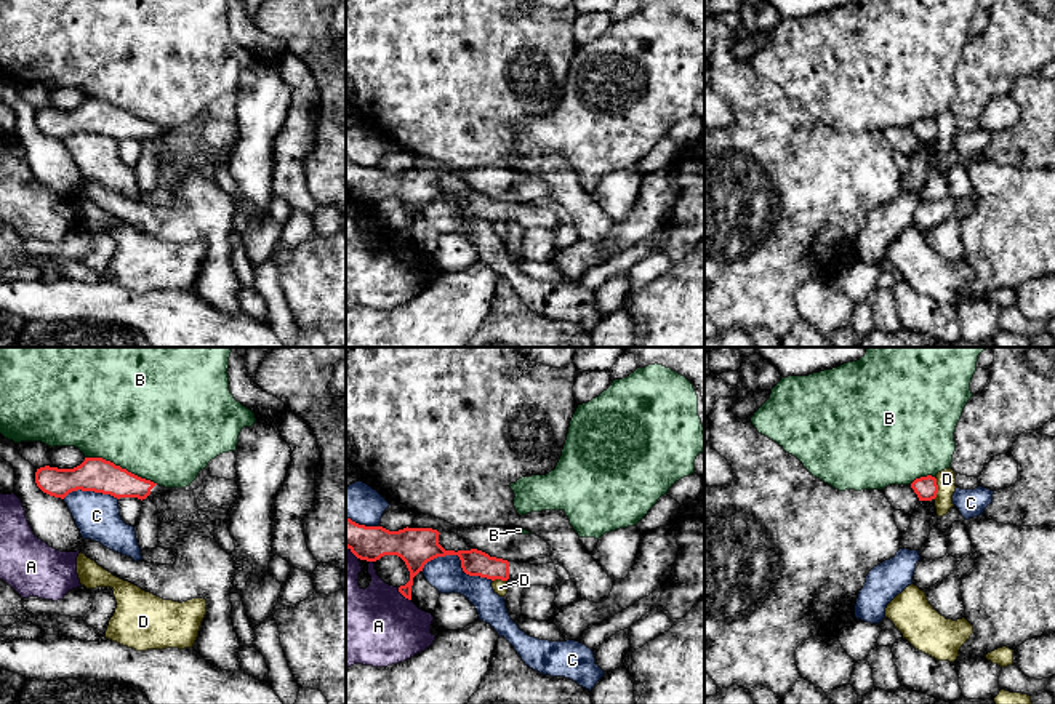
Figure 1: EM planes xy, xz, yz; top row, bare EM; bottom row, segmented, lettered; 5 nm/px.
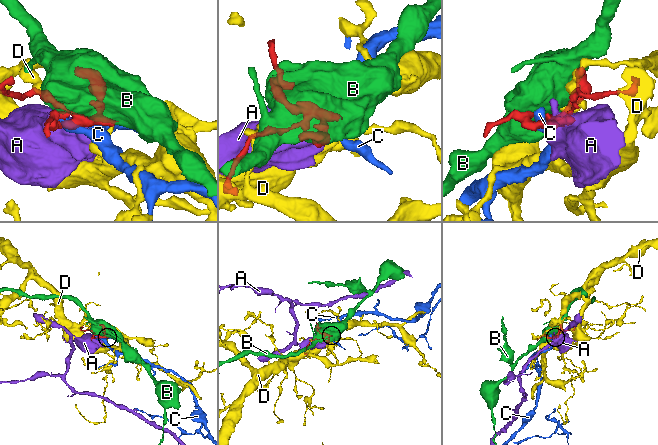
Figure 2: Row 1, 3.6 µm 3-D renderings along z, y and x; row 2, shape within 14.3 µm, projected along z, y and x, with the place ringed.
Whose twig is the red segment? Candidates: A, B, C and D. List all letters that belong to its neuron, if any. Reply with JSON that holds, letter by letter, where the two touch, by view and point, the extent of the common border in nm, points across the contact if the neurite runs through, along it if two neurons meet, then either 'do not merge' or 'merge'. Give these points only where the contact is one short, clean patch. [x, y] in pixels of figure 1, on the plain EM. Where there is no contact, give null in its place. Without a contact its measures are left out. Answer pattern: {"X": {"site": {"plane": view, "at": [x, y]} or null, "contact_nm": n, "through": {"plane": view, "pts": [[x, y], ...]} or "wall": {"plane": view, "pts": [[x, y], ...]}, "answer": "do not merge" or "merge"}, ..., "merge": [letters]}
{"A": {"site": {"plane": "xz", "at": [404, 237]}, "contact_nm": 100, "answer": "do not merge"}, "B": {"site": {"plane": "xy", "at": [120, 109]}, "contact_nm": 400, "answer": "do not merge"}, "C": {"site": {"plane": "xz", "at": [460, 200]}, "contact_nm": 360, "answer": "do not merge"}, "D": {"site": {"plane": "yz", "at": [937, 130]}, "contact_nm": 110, "answer": "do not merge"}, "merge": []}

